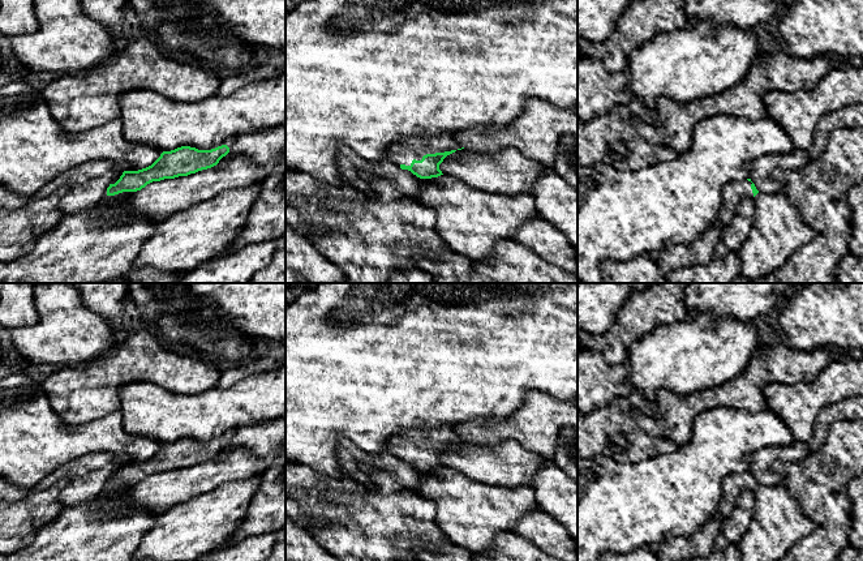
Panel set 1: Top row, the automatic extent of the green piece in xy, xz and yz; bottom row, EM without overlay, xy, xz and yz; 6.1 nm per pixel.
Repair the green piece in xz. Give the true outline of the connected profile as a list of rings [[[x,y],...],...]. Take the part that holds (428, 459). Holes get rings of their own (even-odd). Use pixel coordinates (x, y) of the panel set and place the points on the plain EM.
[[[420,428],[392,436],[387,450],[402,462],[408,462],[420,471],[438,470],[443,451],[464,441],[452,428]]]

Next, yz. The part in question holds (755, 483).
[[[751,471],[735,472],[729,475],[722,484],[724,494],[720,506],[716,510],[714,517],[725,519],[733,511],[733,508],[743,491],[753,491],[759,483]]]

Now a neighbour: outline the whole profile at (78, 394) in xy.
[[[138,329],[98,360],[57,368],[38,389],[47,395],[50,407],[65,424],[78,425],[120,410],[120,389],[129,382],[150,382],[176,394],[201,394],[215,387],[220,374],[222,371],[212,364],[168,350],[153,330]]]

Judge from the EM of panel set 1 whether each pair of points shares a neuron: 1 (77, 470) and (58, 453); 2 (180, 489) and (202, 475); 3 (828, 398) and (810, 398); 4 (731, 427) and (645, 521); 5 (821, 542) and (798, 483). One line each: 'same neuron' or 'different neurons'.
1: different neurons
2: same neuron
3: same neuron
4: same neuron
5: different neurons

